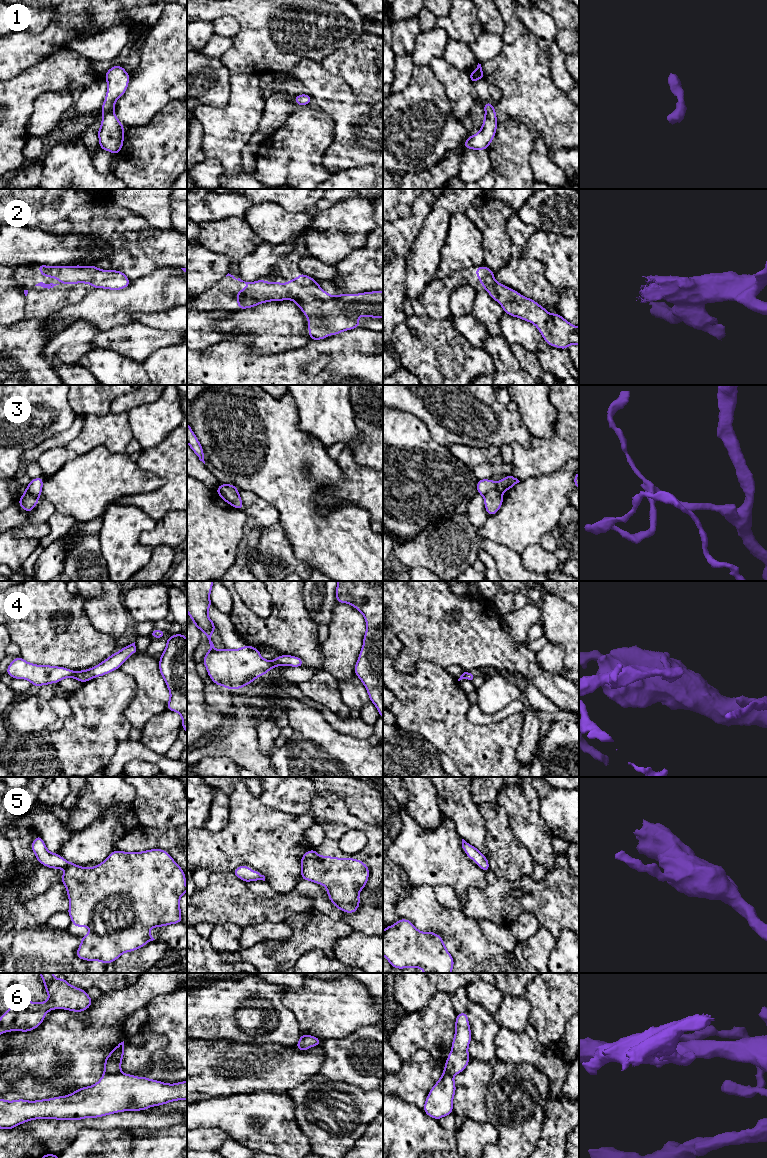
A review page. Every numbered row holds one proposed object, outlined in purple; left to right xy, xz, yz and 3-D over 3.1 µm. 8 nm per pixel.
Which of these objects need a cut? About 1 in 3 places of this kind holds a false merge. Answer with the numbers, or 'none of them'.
3, 4, 6

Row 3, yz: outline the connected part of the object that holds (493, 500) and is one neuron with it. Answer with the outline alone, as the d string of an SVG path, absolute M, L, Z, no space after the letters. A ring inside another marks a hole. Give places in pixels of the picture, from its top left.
M491 490L484 495L484 505L489 516L496 514L503 504L502 493L498 490Z

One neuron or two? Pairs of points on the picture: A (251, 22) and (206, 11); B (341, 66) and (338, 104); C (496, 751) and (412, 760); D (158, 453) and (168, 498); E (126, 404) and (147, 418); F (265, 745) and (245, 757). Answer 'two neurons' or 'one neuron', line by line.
A: one neuron
B: two neurons
C: two neurons
D: one neuron
E: two neurons
F: two neurons

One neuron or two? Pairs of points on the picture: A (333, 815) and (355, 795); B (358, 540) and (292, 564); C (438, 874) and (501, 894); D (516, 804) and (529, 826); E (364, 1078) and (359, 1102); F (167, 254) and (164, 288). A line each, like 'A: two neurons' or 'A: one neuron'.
A: two neurons
B: two neurons
C: two neurons
D: one neuron
E: two neurons
F: two neurons

